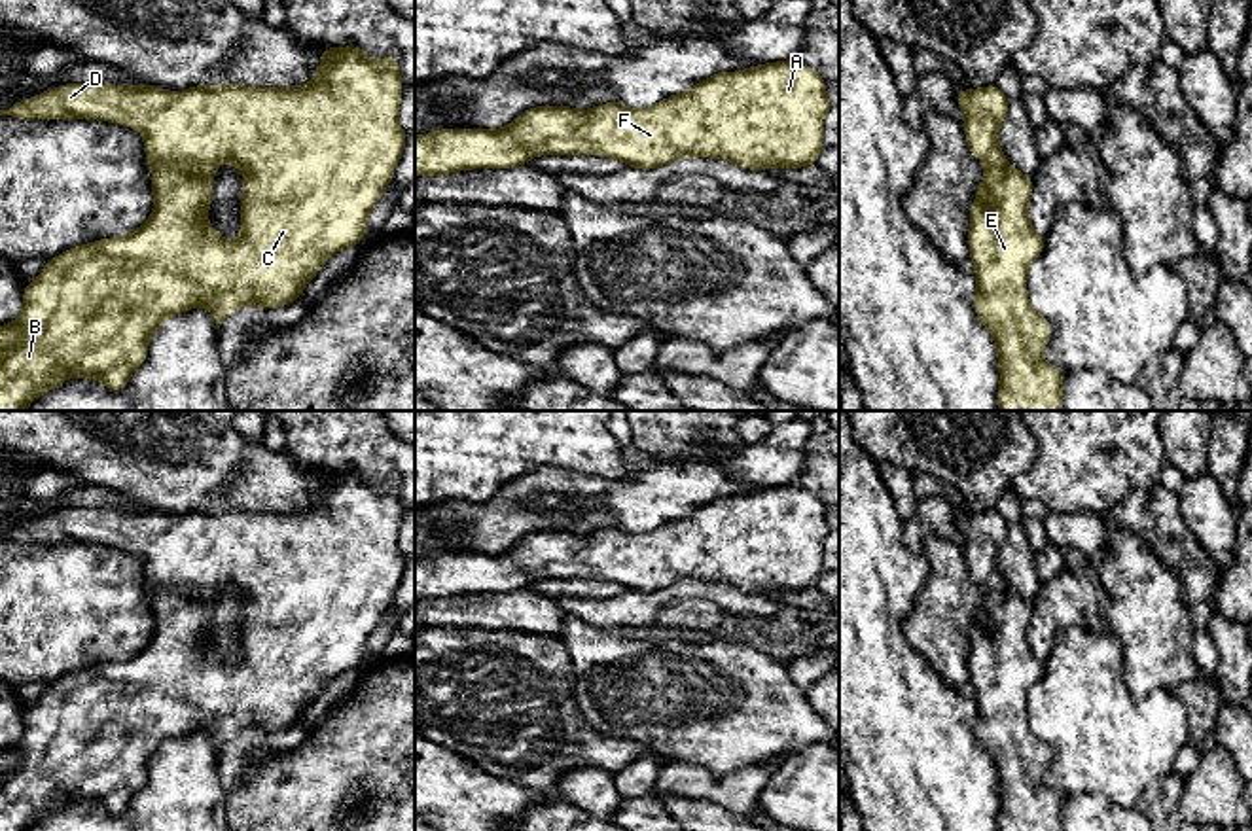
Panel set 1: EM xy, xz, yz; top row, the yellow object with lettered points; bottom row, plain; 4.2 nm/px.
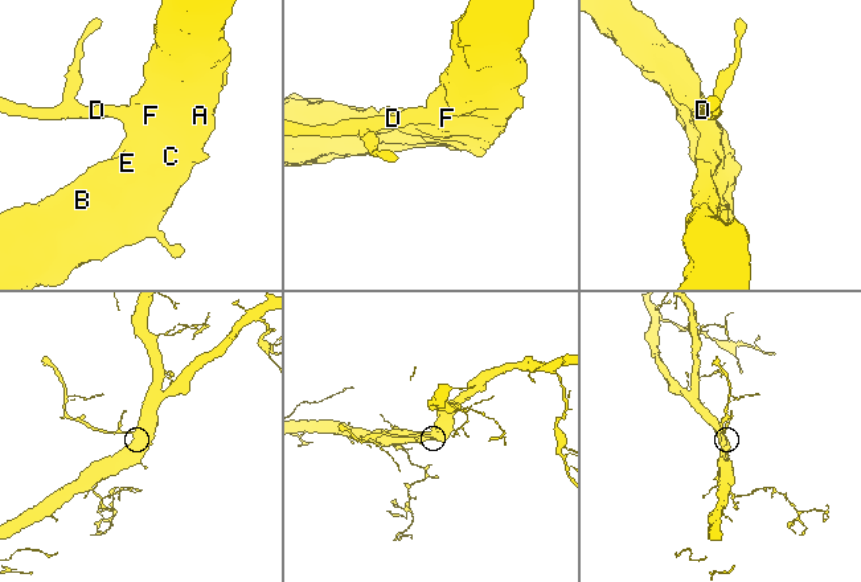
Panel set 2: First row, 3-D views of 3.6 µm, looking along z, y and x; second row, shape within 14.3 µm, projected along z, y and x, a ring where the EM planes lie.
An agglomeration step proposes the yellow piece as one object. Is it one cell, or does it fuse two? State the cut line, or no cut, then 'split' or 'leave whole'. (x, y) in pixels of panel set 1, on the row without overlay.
cut none; leave whole

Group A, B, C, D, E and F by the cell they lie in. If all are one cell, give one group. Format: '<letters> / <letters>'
A B C D E F

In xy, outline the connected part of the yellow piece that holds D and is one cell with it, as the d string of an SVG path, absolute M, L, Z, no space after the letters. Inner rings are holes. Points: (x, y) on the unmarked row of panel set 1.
M356 469L322 471L320 479L320 492L297 513L220 507L170 517L140 507L68 507L0 534L0 539L19 543L87 541L140 553L155 623L150 644L131 659L76 670L45 685L40 700L27 708L21 740L0 750L0 831L27 831L70 801L95 801L112 816L123 814L148 780L150 759L170 738L188 736L197 729L208 731L220 753L239 731L290 729L301 721L328 681L345 670L362 668L367 640L388 611L407 566L398 549L403 517L398 481L386 479L375 486ZM224 585L231 585L246 600L241 625L242 655L237 664L224 664L206 645L212 600Z

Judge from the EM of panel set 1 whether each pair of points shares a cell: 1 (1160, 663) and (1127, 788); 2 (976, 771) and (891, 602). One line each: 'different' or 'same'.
1: different
2: same

